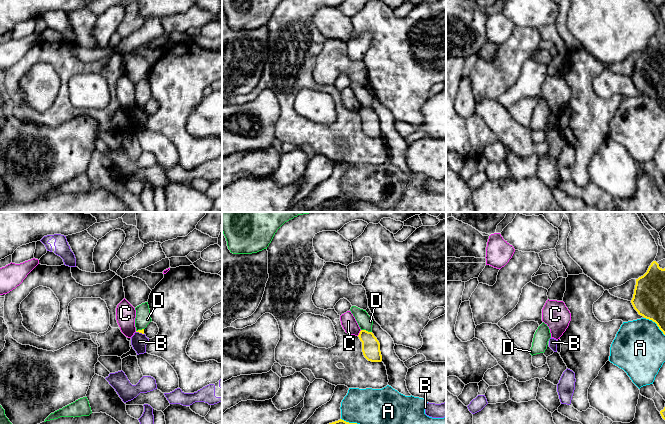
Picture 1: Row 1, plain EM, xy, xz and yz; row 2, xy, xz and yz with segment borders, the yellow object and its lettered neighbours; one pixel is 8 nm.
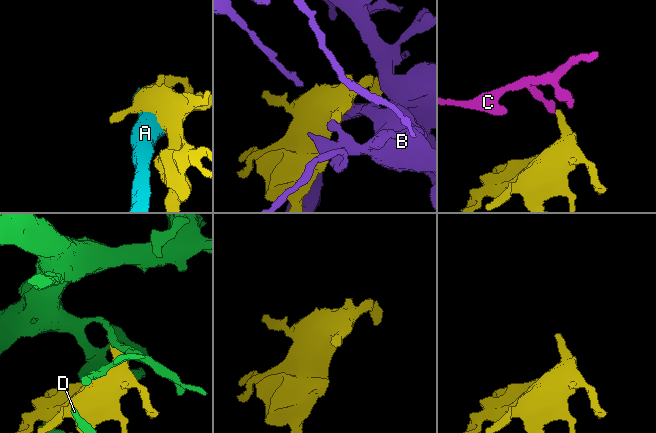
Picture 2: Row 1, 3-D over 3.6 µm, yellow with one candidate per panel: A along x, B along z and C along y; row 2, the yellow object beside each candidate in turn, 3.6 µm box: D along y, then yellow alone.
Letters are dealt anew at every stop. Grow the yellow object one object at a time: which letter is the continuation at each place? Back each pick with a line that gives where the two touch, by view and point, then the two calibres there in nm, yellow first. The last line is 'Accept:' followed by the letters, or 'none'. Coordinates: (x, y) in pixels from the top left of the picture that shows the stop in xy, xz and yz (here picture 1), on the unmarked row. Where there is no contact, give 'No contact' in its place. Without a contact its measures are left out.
Accept: none

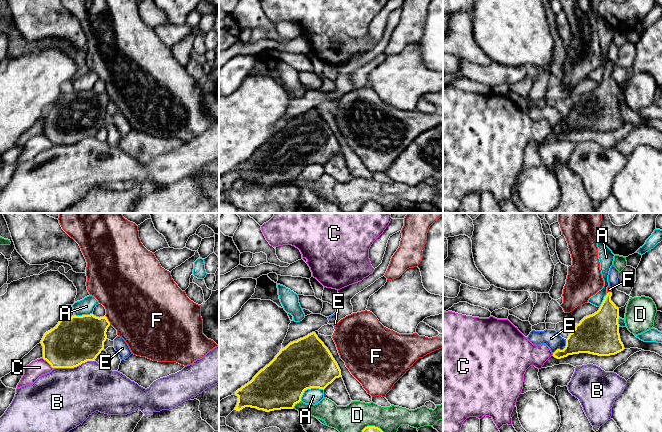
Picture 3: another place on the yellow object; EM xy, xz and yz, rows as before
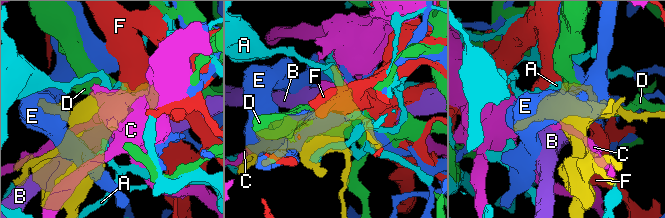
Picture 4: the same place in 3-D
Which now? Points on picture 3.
F: Touches yellow at xy (107, 96). Thickness 360 nm (yellow) against 480 nm
Accept: F

